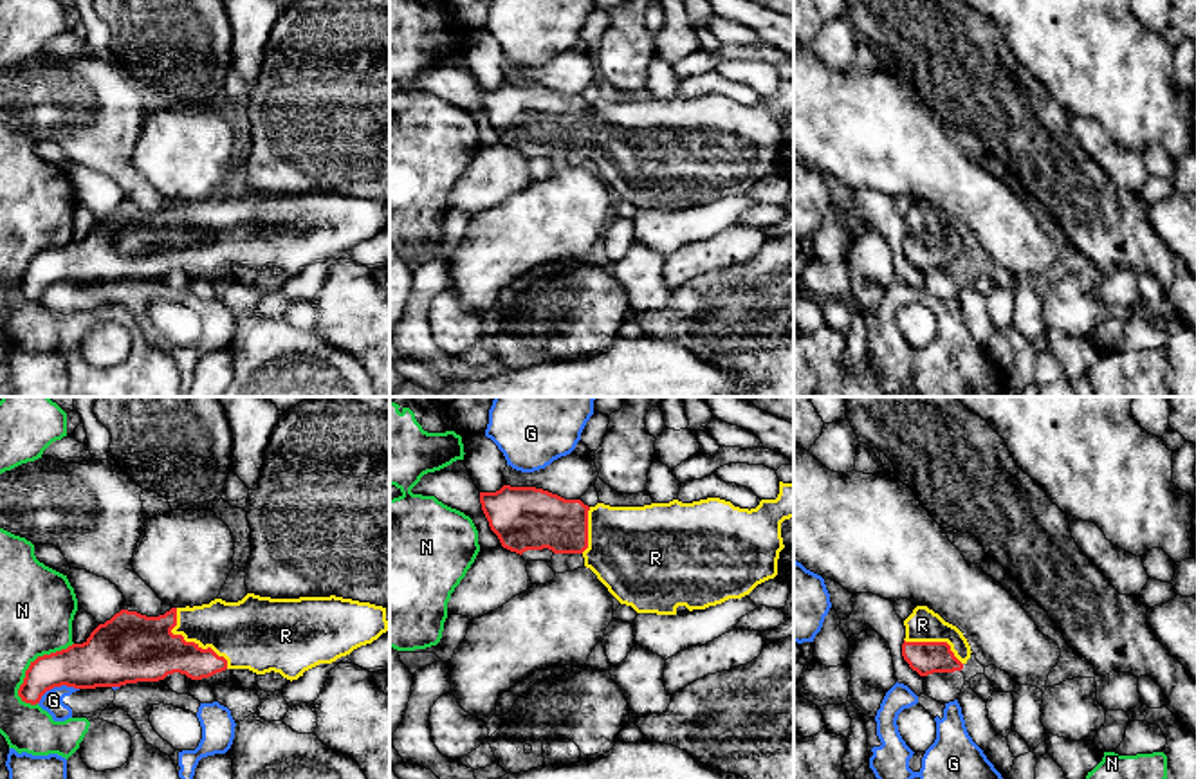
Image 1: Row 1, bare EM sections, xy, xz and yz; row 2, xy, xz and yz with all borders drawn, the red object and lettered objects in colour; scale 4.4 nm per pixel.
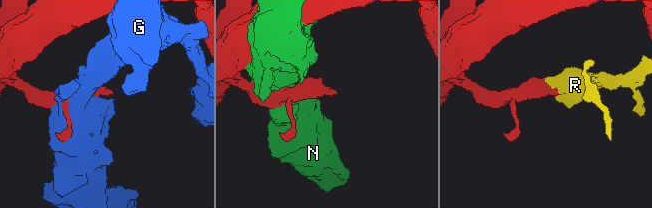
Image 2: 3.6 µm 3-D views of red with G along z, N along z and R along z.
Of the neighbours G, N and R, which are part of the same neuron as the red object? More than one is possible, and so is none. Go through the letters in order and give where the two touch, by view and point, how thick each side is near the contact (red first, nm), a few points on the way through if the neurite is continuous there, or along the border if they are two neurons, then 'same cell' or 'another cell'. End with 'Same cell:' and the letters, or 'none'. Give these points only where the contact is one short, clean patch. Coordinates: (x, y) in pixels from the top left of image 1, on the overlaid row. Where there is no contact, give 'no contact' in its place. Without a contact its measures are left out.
G: xy (56, 686) | 240/100 nm | another cell
N: xy (33, 662) | 200/340 nm | another cell
R: xy (192, 642) | 300/300 nm | same cell
Same cell: R

